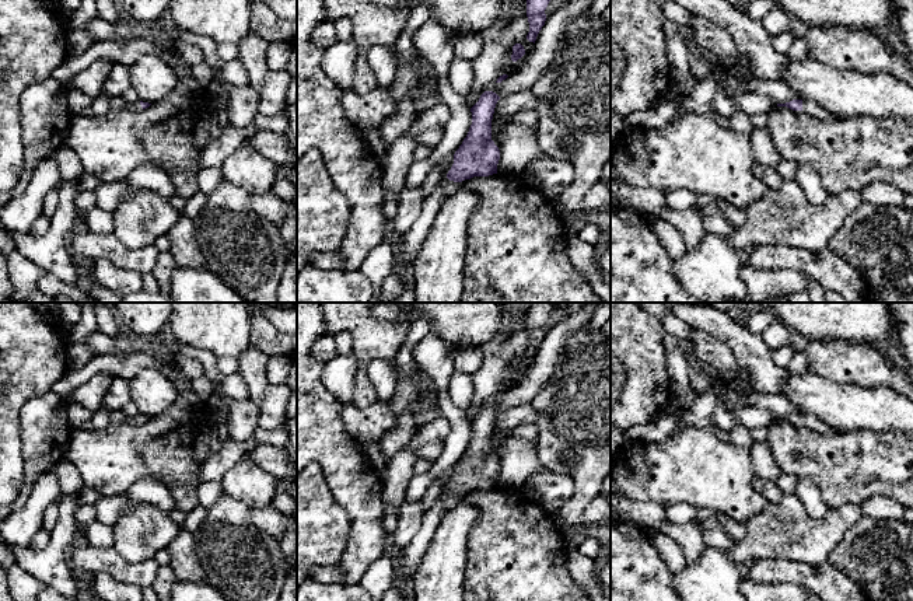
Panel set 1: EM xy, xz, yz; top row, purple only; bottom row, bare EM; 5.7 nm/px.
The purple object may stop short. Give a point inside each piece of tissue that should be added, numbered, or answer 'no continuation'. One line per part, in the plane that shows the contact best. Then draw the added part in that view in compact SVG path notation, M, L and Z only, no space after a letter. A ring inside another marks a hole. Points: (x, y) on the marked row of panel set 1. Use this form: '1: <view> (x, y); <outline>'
1: yz (811, 108); M802 99L802 111L818 119L829 120L829 119L837 118L830 112L828 112L826 109L823 109L822 106L819 106L818 104L807 99Z

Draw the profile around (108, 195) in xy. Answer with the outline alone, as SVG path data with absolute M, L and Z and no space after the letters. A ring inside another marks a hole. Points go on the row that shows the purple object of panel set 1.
M125 181L99 184L94 191L97 199L95 207L113 213L120 203L120 198L125 189Z

